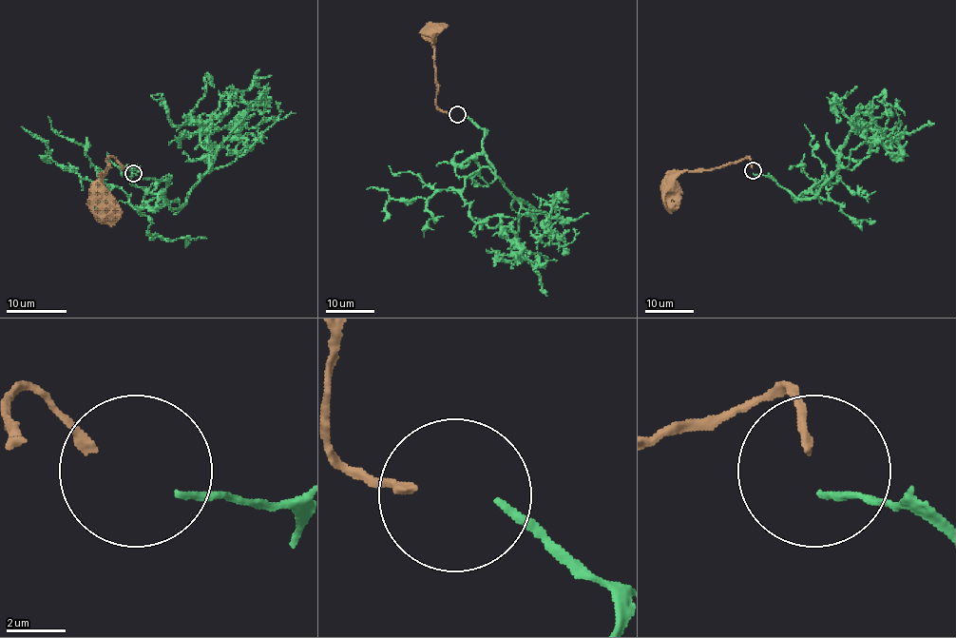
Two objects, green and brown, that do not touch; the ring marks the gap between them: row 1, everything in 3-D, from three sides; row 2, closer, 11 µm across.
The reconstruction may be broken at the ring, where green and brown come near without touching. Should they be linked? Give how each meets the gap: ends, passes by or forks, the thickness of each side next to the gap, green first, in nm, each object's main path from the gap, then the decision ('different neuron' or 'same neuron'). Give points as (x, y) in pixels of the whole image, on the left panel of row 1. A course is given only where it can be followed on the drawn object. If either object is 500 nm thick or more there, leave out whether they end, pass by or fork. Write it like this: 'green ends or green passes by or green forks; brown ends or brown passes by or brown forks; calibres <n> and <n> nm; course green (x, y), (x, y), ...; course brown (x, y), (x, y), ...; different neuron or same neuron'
green ends; brown ends; calibres 240 and 360 nm; course green (142, 177), (165, 183), (164, 201), (180, 208), (209, 172), (206, 131), (188, 113), (206, 77), (205, 90); course brown (125, 169), (110, 157), (107, 160), (108, 165), (103, 183), (105, 214), (111, 222), (116, 222); same neuron

